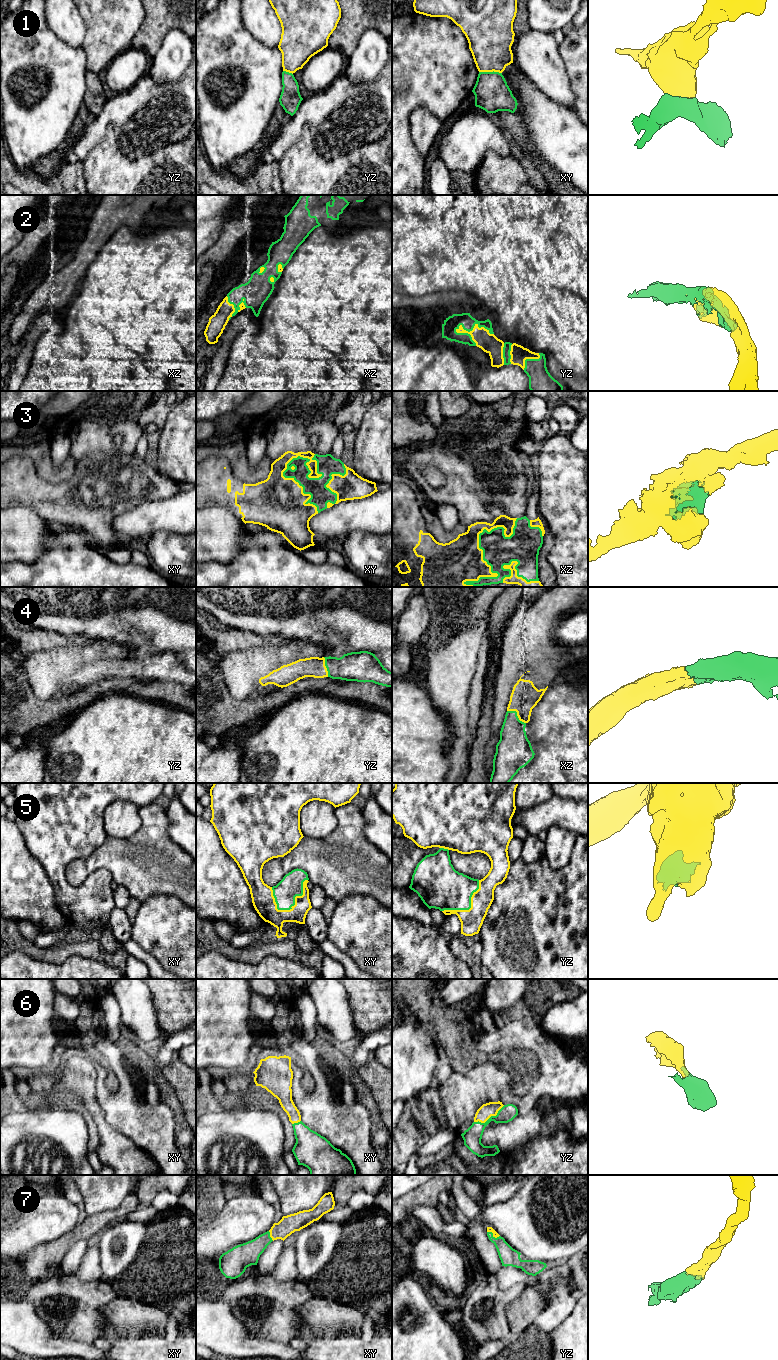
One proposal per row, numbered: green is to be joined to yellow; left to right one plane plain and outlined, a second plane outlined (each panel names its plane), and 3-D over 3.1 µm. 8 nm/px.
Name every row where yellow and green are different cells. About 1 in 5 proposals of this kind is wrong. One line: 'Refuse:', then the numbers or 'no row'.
Refuse: 1

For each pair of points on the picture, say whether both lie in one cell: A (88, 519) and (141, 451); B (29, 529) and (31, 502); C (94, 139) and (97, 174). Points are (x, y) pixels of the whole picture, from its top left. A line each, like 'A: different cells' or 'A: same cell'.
A: different cells
B: different cells
C: different cells

